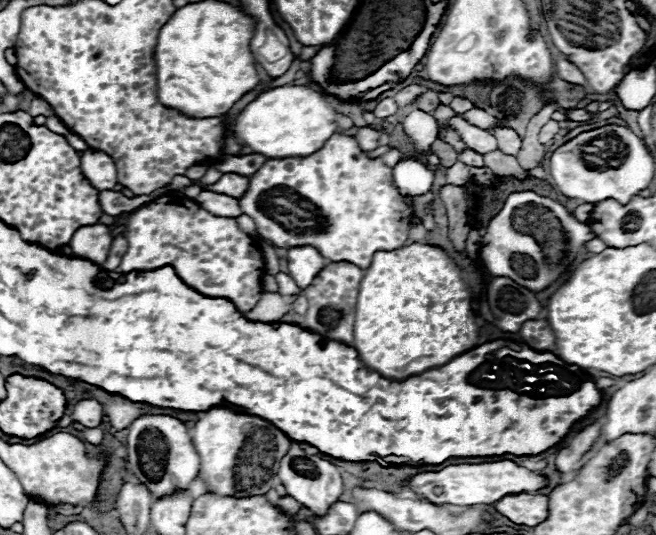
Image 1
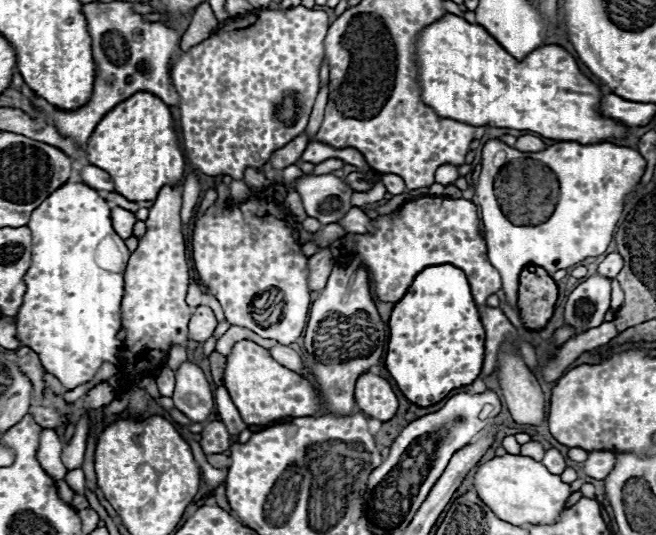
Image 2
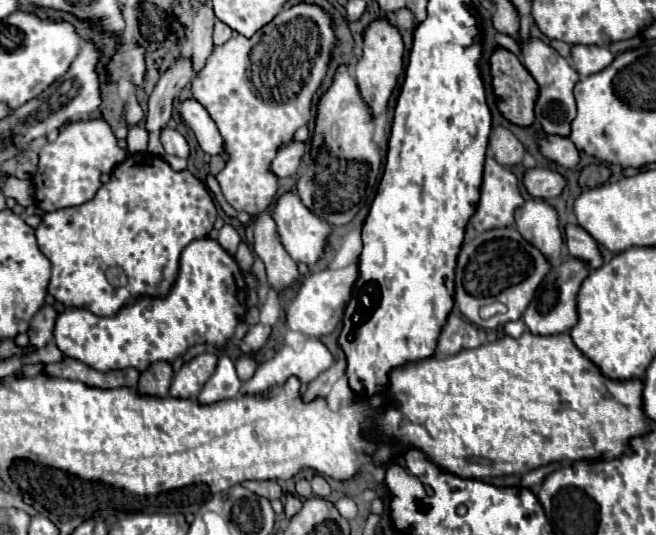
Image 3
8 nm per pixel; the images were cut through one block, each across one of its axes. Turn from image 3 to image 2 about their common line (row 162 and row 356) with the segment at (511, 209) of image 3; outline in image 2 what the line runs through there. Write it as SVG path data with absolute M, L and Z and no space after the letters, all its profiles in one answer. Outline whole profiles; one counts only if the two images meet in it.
M422 196L406 202L396 212L382 214L372 220L372 232L368 234L348 234L352 238L352 250L338 264L356 264L368 270L374 296L380 302L398 302L412 280L426 266L452 264L460 268L472 286L472 296L478 306L482 324L486 328L486 358L482 376L490 376L496 370L498 352L504 342L516 342L518 330L506 318L500 308L486 306L488 296L496 294L500 286L500 274L490 266L486 256L486 242L480 236L478 208L464 198L452 200L444 196Z

